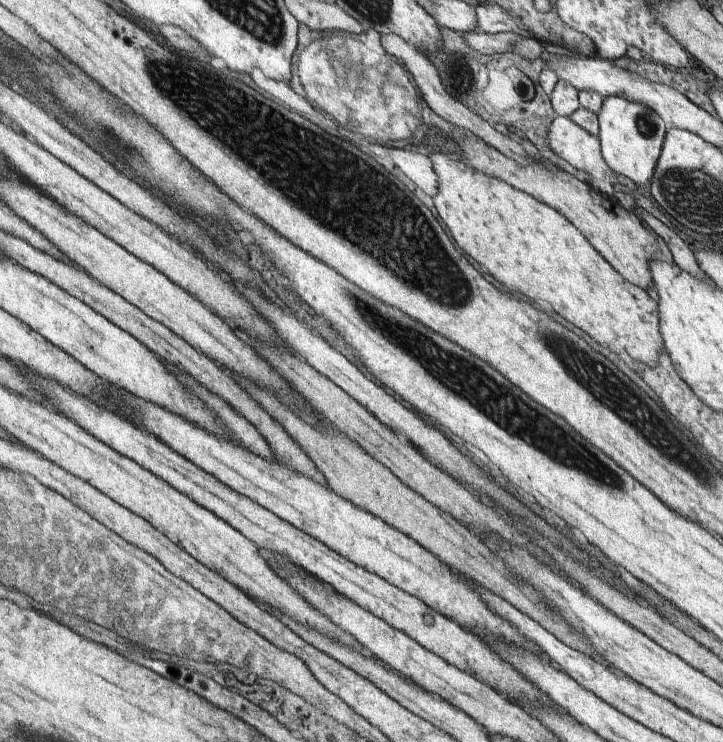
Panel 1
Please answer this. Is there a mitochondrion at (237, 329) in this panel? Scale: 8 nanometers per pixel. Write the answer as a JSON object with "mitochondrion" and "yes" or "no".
{"mitochondrion":"no"}

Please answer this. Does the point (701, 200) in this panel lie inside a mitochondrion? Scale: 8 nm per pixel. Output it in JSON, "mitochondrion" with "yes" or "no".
{"mitochondrion":"yes"}

